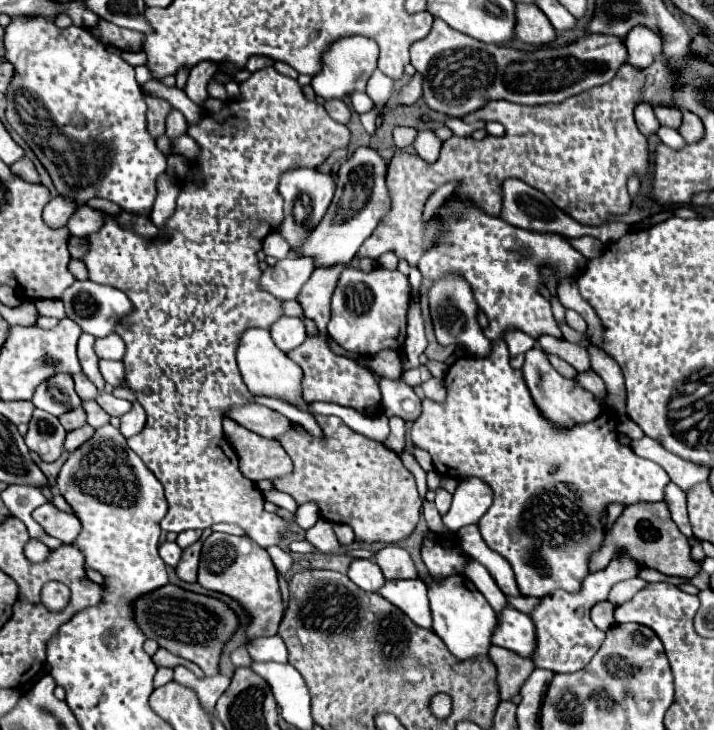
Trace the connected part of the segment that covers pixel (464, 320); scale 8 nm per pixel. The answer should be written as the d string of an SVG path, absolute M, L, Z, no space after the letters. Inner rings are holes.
M452 275L444 277L432 285L428 297L430 297L430 313L432 313L432 321L434 321L434 329L436 329L436 337L438 337L440 345L464 343L470 349L470 355L474 355L474 357L490 355L492 341L488 341L488 337L484 335L484 331L480 329L480 325L476 321L478 305L472 299L472 291L470 291L468 283L452 277Z

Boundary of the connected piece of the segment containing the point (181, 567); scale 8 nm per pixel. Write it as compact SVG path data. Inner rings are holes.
M196 541L194 545L186 547L184 553L182 553L182 559L176 567L176 573L182 581L188 581L188 583L194 583L196 581L196 575L198 575L198 557L200 557L202 549L202 543Z

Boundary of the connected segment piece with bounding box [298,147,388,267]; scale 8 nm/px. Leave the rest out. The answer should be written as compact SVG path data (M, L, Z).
M358 147L354 155L340 165L336 173L336 195L320 225L298 249L298 255L314 257L316 267L348 263L358 253L360 245L372 235L384 215L388 215L386 161L374 147Z

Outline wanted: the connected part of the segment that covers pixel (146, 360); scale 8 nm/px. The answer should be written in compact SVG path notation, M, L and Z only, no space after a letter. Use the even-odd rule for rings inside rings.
M266 67L266 69L260 69L260 71L252 73L248 81L240 83L240 93L242 93L240 99L238 101L226 101L224 107L222 107L222 111L218 111L218 113L208 113L206 111L202 115L202 121L198 125L188 125L188 135L192 139L196 139L196 143L200 145L200 157L198 157L196 163L200 167L200 175L204 179L204 185L200 185L200 187L198 185L192 185L190 175L186 175L184 185L182 185L182 191L180 191L178 201L176 201L176 213L166 223L166 227L174 227L174 233L172 233L170 241L164 243L164 245L144 243L144 239L140 235L132 233L130 229L122 229L118 223L112 221L112 217L108 217L108 221L104 223L104 227L98 233L88 235L90 249L88 249L86 257L84 257L84 263L88 267L88 277L92 281L118 287L134 303L134 311L128 315L128 319L124 319L124 323L120 323L116 327L116 333L126 343L126 355L122 359L124 361L124 367L126 367L126 385L136 391L138 403L144 407L148 421L146 421L146 427L142 429L140 435L134 435L134 437L128 439L128 447L148 465L148 469L164 485L164 493L166 493L166 501L168 501L168 513L162 519L160 527L164 531L180 533L180 531L186 531L186 529L208 529L208 527L212 527L216 523L232 523L232 525L238 525L246 533L246 537L250 537L252 541L256 541L262 549L268 549L272 545L280 545L282 543L282 539L290 531L290 521L284 519L284 517L280 517L280 515L276 515L276 513L266 513L264 511L264 495L258 489L258 485L252 483L248 477L244 477L244 473L240 471L236 451L230 447L228 439L224 439L222 419L228 415L230 407L254 403L254 395L244 385L242 375L240 375L238 365L236 365L236 351L238 351L242 333L246 329L250 329L250 327L270 329L272 323L284 315L284 311L280 311L280 307L282 307L284 301L268 295L268 291L260 291L260 275L262 275L262 269L258 267L258 257L256 257L256 253L262 249L264 237L270 231L274 231L282 223L282 219L284 219L284 213L282 213L282 203L284 201L282 201L282 195L278 191L280 175L284 175L288 169L296 169L296 167L316 167L334 149L344 149L348 145L350 131L348 131L346 125L340 125L334 119L330 119L330 115L326 113L326 109L320 103L308 101L304 97L304 93L302 93L300 85L294 79L286 77L286 75L280 75L274 67Z

